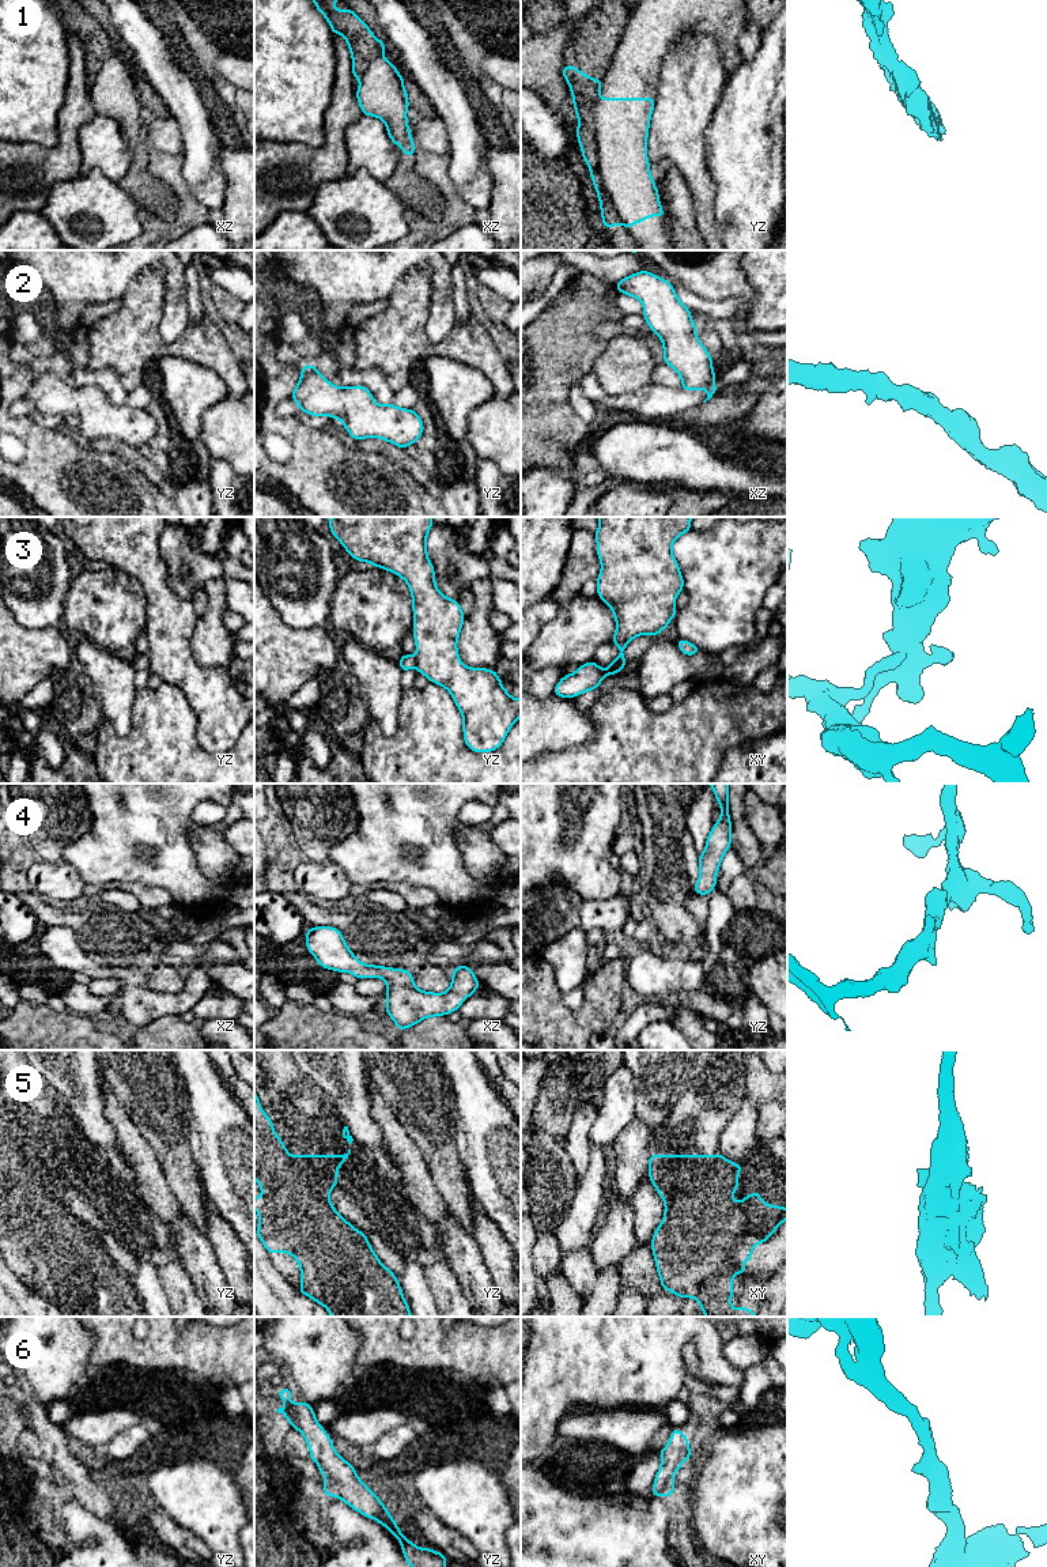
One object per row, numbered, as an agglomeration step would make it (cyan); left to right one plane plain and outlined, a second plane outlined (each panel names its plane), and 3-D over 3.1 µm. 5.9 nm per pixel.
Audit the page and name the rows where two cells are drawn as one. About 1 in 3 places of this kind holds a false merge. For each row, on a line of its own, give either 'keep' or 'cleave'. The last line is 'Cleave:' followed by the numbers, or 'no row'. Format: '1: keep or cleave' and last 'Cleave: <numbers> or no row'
1: cleave
2: keep
3: cleave
4: keep
5: keep
6: keep
Cleave: 1, 3

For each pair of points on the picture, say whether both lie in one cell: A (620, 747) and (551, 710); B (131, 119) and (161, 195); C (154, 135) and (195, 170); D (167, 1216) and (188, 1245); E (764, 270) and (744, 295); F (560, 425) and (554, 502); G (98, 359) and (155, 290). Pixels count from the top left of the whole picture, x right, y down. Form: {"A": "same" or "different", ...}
{"A": "different", "B": "same", "C": "different", "D": "different", "E": "different", "F": "different", "G": "same"}

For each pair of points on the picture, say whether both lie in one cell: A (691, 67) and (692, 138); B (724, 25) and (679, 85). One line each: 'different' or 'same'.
A: same
B: different

